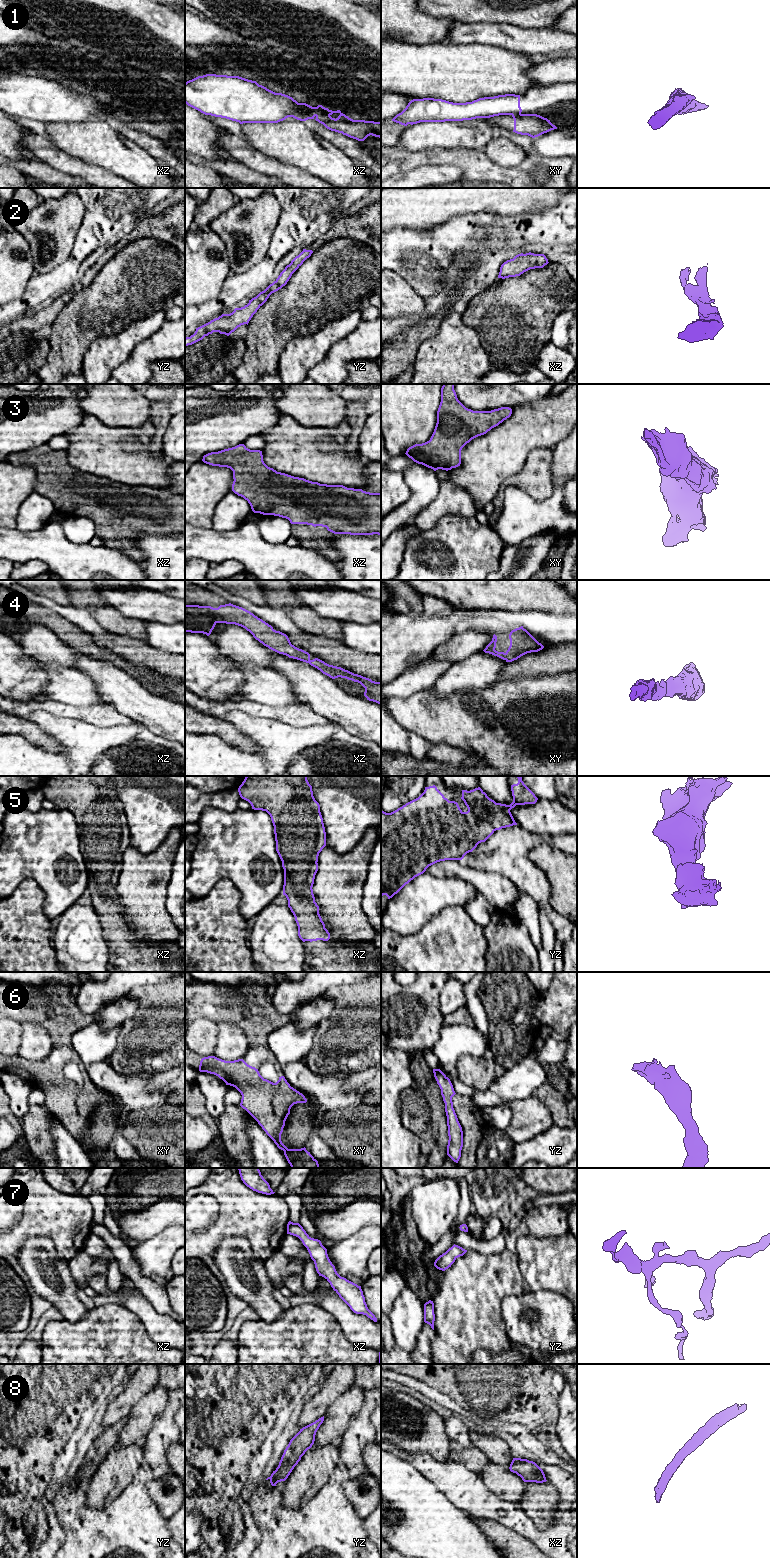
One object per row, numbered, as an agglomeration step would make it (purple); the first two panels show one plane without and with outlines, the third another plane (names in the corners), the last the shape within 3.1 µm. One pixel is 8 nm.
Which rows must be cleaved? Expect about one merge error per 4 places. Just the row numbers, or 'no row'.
1

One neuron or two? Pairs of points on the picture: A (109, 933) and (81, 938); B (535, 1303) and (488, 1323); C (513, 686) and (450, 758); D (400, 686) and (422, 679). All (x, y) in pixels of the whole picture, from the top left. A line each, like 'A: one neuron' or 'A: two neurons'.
A: two neurons
B: two neurons
C: two neurons
D: one neuron

